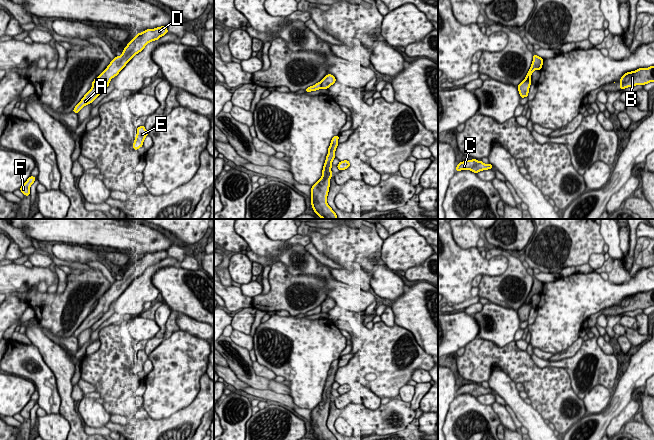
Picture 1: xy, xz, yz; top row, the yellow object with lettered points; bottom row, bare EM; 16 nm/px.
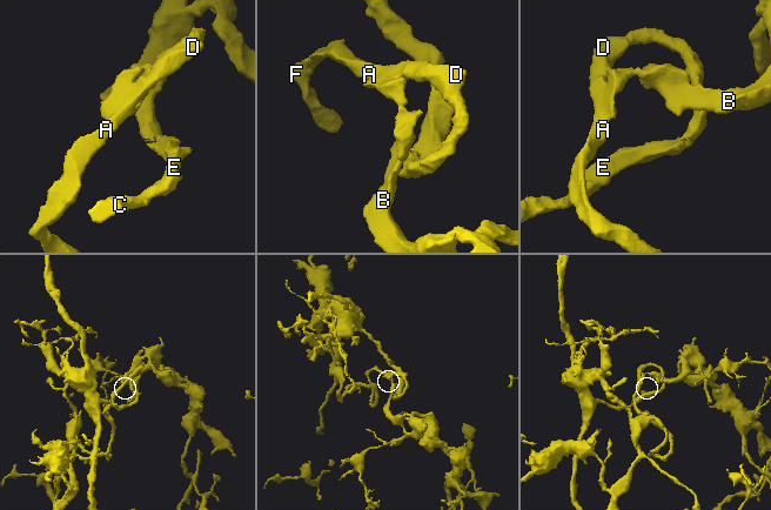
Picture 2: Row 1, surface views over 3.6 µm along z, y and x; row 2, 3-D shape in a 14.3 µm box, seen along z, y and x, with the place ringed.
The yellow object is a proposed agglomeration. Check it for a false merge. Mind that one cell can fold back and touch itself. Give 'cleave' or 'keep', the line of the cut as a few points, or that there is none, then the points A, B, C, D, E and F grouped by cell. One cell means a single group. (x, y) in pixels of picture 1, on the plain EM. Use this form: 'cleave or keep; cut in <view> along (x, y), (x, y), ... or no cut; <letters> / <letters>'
keep; no cut; A B C D E F

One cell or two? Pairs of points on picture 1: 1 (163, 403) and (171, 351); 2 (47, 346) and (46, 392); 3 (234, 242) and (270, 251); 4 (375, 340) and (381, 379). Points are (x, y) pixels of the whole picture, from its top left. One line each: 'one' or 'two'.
1: one
2: two
3: two
4: one

